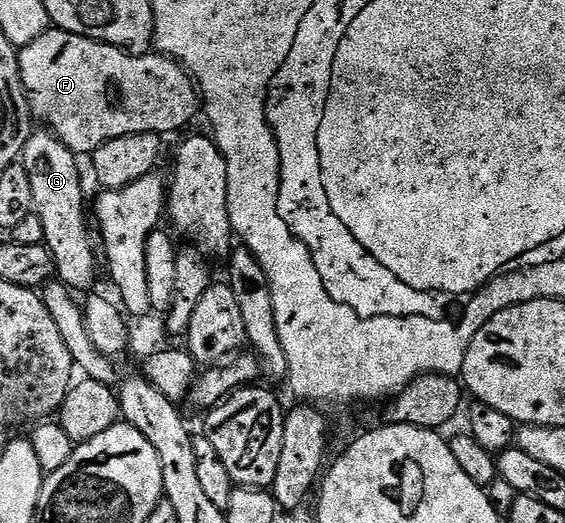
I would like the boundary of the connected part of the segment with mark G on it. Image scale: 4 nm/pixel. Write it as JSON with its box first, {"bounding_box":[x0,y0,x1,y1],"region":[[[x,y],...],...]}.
{"bounding_box":[23,130,99,288],"region":[[[35,130],[29,135],[28,142],[25,143],[23,163],[31,178],[33,210],[43,226],[43,243],[48,248],[57,267],[56,279],[70,286],[82,284],[83,287],[89,288],[97,276],[97,258],[99,262],[99,256],[98,253],[97,256],[93,253],[93,244],[89,241],[91,220],[90,217],[89,220],[85,217],[85,188],[81,185],[81,168],[77,165],[77,160],[79,160],[78,153],[72,152],[59,137],[49,130]]]}

